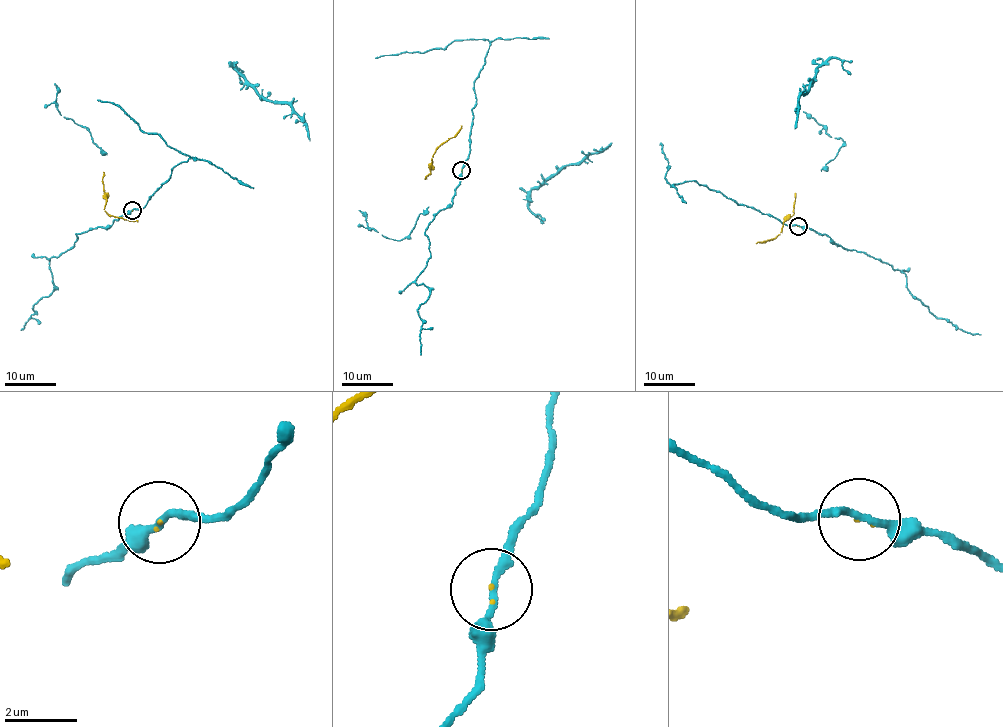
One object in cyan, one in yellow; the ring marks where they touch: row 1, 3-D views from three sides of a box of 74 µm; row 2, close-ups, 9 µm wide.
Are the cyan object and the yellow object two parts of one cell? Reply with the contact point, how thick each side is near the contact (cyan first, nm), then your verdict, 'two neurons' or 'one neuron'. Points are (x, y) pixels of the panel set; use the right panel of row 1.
at (798, 226); 180 nm thick on the cyan side, 40 nm on the other; one neuron

